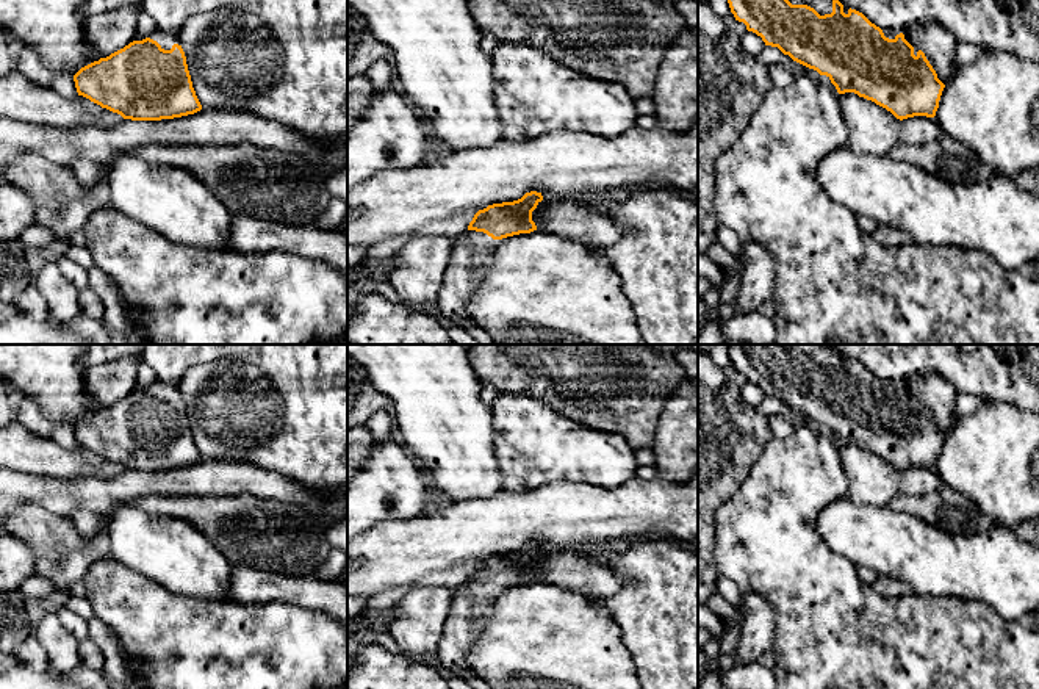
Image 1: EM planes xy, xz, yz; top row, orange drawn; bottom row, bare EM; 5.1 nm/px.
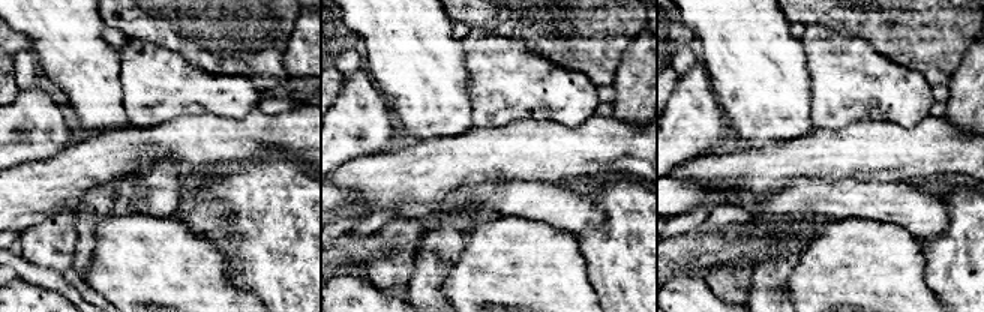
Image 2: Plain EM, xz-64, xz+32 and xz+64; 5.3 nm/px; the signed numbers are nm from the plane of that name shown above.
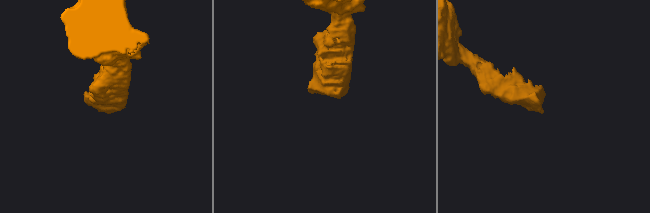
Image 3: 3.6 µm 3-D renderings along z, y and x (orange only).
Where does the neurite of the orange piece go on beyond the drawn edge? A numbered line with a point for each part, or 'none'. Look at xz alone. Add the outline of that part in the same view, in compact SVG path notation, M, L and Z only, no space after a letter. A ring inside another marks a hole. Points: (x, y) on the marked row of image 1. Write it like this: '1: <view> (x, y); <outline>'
1: xz (468, 259); M476 230L452 238L437 305L448 323L462 329L474 323L466 305L490 263L490 241L491 236Z

